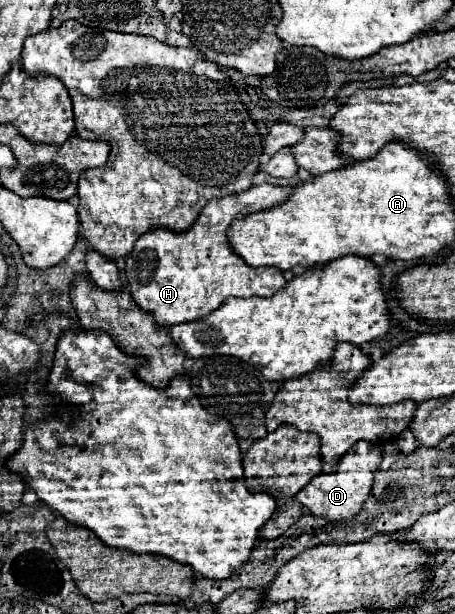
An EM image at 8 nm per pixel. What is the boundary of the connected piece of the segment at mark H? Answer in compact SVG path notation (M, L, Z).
M259 184L241 194L211 200L199 220L183 234L175 234L165 228L151 230L137 240L131 254L125 258L125 278L131 288L131 296L141 310L149 310L157 326L173 326L193 322L215 308L219 308L231 296L273 296L285 288L287 280L281 270L265 266L253 268L231 248L227 230L233 220L247 218L259 210L275 208L289 198L291 190L275 184Z

